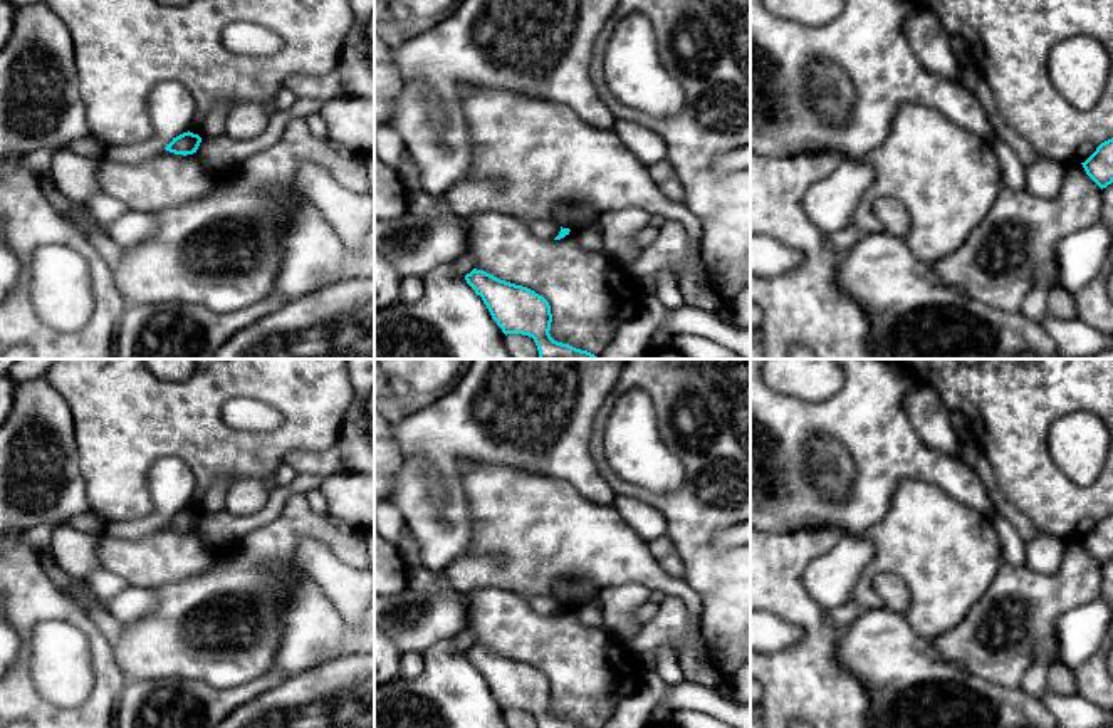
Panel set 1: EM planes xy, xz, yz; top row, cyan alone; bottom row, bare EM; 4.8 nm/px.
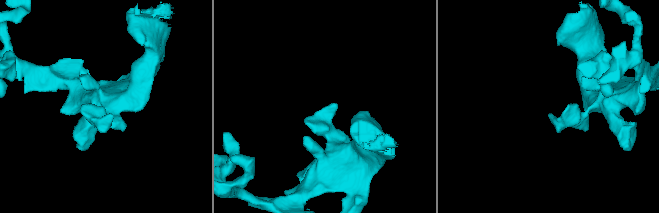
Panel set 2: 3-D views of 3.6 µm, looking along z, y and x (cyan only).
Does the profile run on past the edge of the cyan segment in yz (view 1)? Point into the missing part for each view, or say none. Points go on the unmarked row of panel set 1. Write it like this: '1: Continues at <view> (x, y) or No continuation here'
1: No continuation here

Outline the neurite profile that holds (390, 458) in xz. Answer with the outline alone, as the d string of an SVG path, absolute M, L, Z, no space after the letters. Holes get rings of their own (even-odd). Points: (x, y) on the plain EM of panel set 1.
M374 409L374 508L386 502L396 473L413 460L395 441L393 423Z

